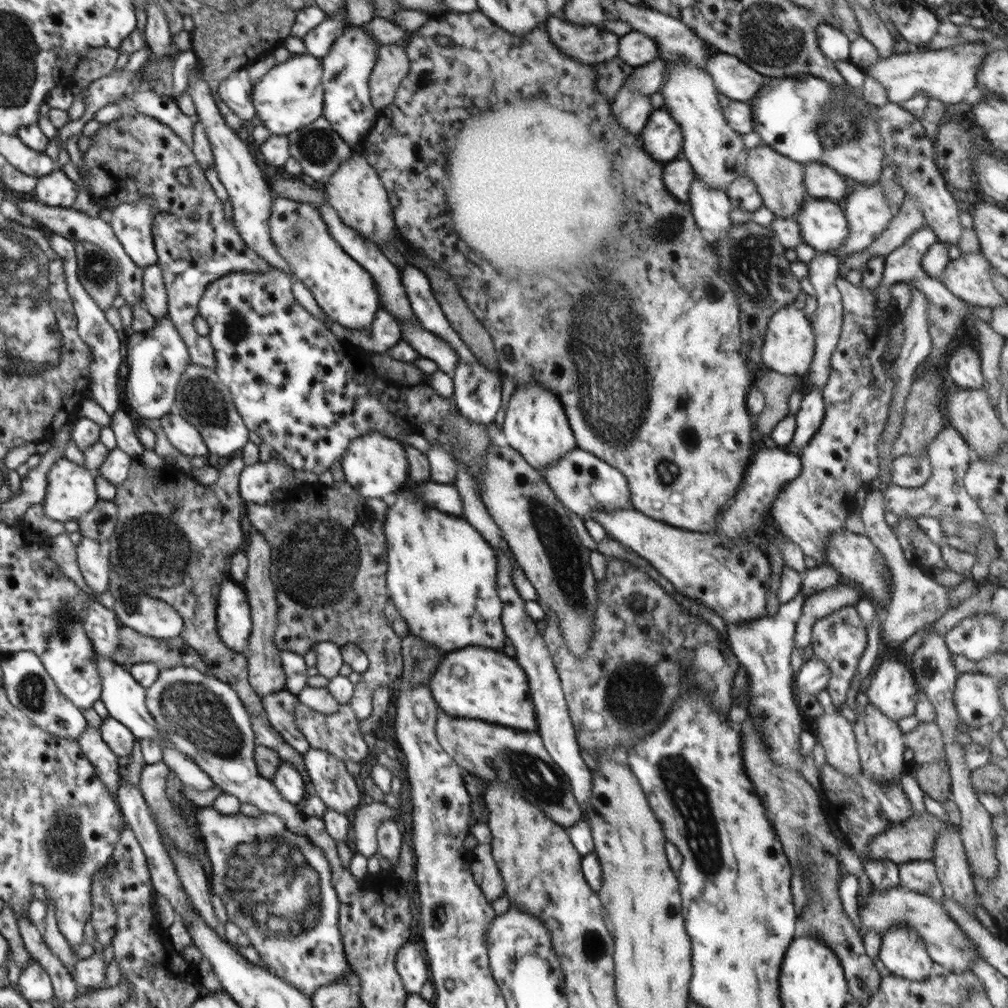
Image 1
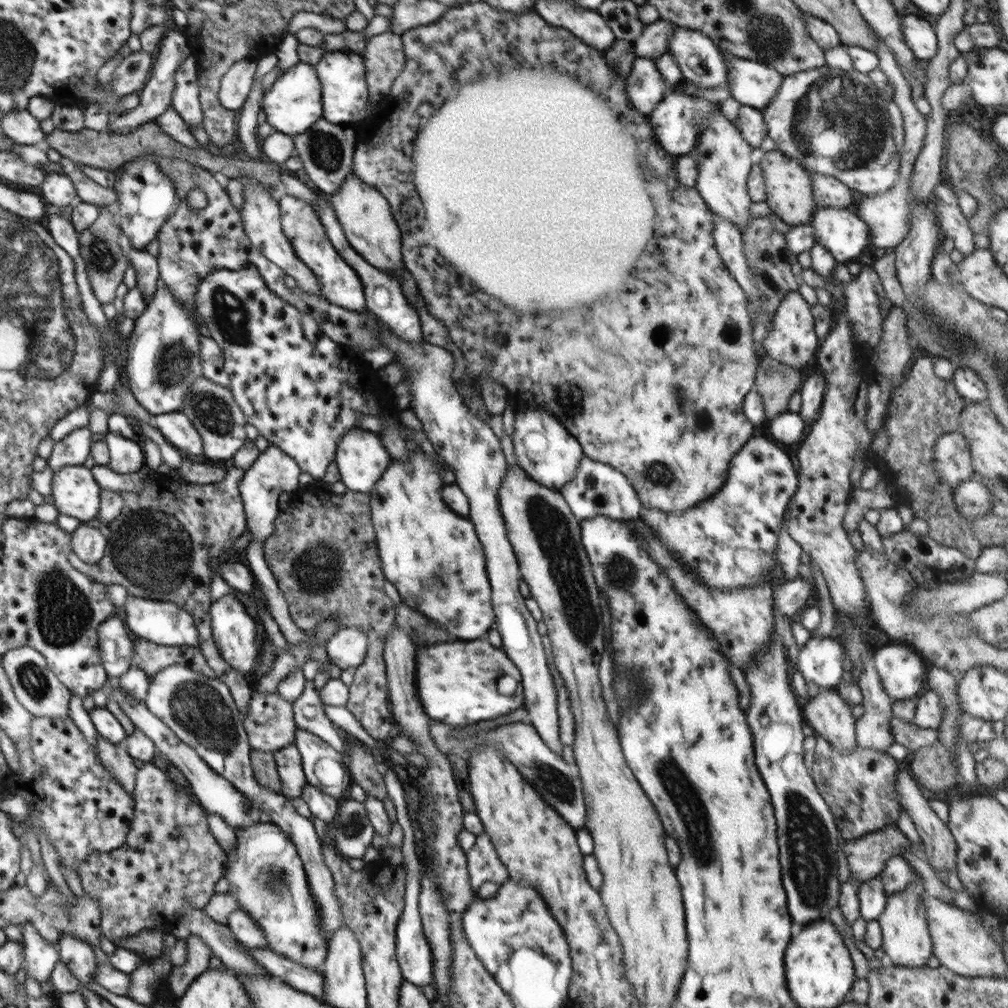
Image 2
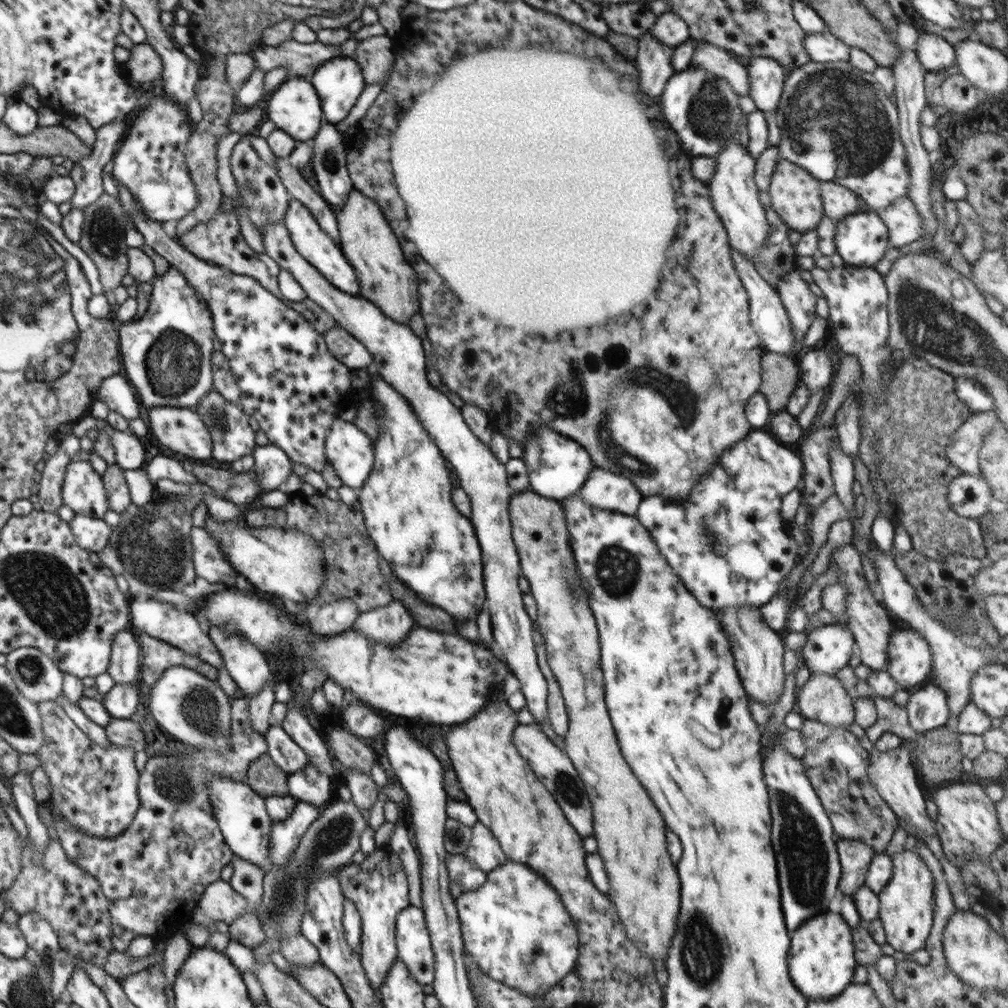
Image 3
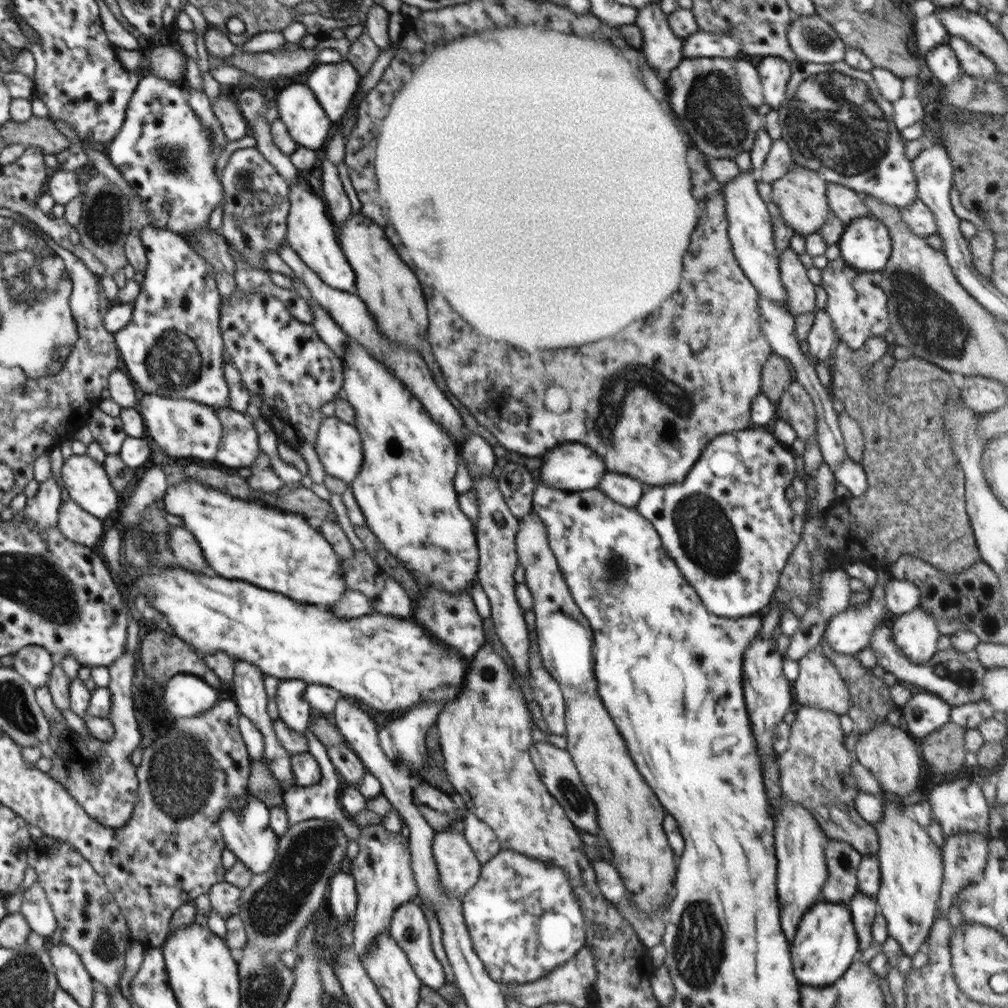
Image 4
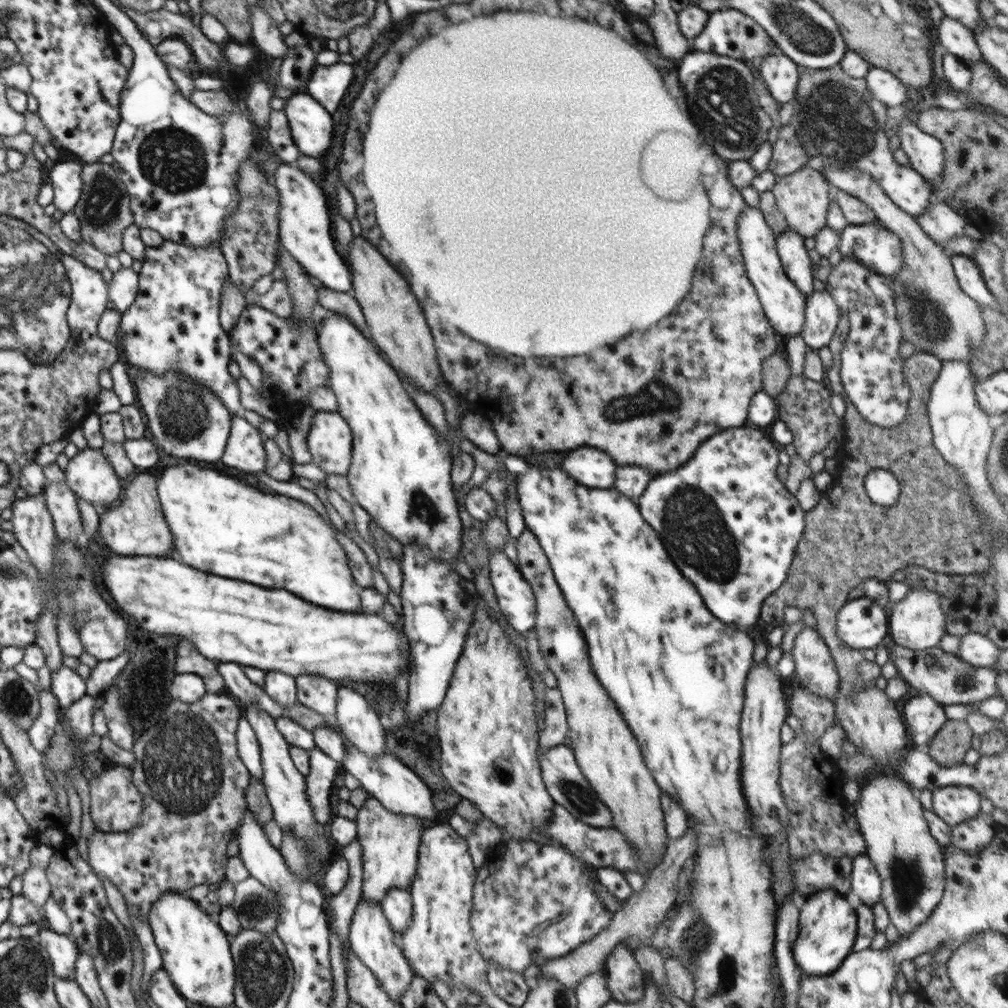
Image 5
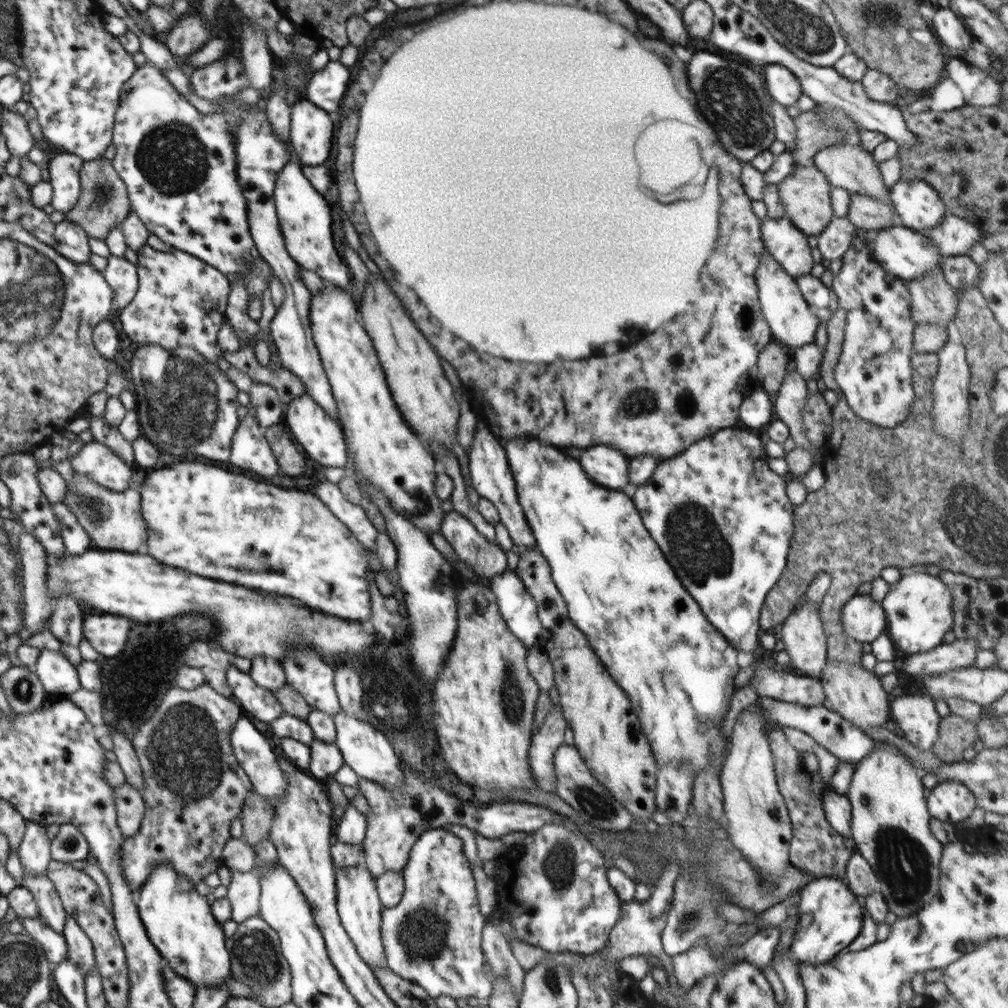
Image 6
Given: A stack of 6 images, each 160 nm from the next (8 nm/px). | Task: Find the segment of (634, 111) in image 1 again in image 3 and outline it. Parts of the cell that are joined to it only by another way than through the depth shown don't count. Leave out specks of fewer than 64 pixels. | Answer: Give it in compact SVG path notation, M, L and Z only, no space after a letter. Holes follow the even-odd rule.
M652 30L644 32L638 40L639 48L634 60L636 70L640 70L640 76L644 76L644 92L648 96L656 96L657 101L666 83L675 74L671 65L674 48L666 47L658 39L654 39Z

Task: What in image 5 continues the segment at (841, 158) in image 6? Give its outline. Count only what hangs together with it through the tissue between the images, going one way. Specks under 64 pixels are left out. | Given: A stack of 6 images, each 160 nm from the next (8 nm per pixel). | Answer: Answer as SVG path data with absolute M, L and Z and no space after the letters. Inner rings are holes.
M831 166L823 168L822 172L830 185L865 202L875 212L876 220L900 239L903 265L900 271L890 277L896 295L897 321L901 326L903 340L912 342L919 352L933 354L941 361L961 360L968 363L973 350L983 343L986 327L982 306L960 288L950 255L922 230L913 216L894 204L868 174Z

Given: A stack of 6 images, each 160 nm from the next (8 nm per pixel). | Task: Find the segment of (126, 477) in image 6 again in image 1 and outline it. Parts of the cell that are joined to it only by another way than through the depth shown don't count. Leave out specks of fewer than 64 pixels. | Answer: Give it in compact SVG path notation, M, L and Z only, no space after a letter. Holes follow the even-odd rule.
M65 456L50 466L46 473L46 496L42 503L46 519L66 523L76 521L94 509L99 497L95 488L95 474L85 466L78 465Z

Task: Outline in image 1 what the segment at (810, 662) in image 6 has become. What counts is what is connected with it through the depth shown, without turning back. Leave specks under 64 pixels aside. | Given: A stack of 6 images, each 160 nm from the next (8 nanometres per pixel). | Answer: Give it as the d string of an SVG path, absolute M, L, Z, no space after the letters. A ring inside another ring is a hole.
M835 708L814 717L817 740L825 750L826 762L842 775L856 776L861 770L861 759L853 731L853 723L836 712Z

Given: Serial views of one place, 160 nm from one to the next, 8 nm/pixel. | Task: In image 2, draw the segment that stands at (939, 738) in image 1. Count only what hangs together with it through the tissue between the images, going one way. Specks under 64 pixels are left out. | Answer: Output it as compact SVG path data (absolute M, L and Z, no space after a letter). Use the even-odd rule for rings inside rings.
M897 716L891 719L891 729L895 742L906 746L911 752L920 750L924 746L930 746L938 739L937 729L920 728L912 721L908 722Z

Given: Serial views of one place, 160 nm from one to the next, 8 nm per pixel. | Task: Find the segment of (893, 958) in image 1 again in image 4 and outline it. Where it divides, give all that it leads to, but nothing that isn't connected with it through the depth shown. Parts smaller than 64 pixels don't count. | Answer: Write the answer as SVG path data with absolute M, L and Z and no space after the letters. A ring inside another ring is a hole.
M886 794L885 801L882 801L882 821L874 825L879 836L876 856L881 870L881 885L875 901L878 911L886 919L888 934L900 944L904 954L912 958L929 937L935 921L944 862L940 848L927 833L926 825L920 824L914 817L913 808L903 801L907 808L900 811L892 805L892 801L902 803L902 800Z

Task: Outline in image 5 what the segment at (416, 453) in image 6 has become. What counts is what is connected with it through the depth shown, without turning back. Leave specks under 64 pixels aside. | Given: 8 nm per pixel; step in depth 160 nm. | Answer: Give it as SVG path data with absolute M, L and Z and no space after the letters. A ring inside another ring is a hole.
M329 312L316 331L330 369L329 387L338 401L337 412L352 431L352 462L347 479L356 503L398 543L428 548L434 559L454 569L454 563L463 559L462 522L451 485L450 451L456 442L466 438L466 443L499 454L502 449L490 422L467 412L461 423L450 427L443 437L424 418L393 366L348 317Z

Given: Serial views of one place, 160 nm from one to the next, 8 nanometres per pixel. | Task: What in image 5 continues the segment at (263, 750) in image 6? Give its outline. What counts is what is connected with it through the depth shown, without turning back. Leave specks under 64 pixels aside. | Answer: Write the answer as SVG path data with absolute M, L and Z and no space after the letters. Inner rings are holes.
M242 716L238 721L235 735L239 757L246 765L250 776L256 780L262 780L264 772L261 765L261 748L252 725L246 720L245 716Z

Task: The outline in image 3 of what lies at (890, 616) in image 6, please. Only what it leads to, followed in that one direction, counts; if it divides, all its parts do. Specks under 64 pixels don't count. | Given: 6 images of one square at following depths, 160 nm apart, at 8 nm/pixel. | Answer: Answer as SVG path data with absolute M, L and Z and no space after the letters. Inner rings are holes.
M902 626L890 636L885 671L902 689L918 686L930 677L933 656L926 639L910 626Z

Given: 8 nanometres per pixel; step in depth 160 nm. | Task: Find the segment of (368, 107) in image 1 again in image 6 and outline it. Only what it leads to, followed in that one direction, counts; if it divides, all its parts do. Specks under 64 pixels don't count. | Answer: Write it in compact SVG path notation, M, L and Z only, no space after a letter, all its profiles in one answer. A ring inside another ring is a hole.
M330 61L322 70L308 77L306 98L336 116L340 100L348 89L350 76L347 66L340 61Z

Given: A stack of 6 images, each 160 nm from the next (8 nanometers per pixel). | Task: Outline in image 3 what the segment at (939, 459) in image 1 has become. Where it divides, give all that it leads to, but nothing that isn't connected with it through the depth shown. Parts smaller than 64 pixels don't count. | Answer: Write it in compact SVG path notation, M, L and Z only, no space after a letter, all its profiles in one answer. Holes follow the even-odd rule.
M994 410L968 416L953 432L953 437L946 447L951 463L961 472L979 474L978 452L982 440L987 432L998 426L1001 426L1001 422Z

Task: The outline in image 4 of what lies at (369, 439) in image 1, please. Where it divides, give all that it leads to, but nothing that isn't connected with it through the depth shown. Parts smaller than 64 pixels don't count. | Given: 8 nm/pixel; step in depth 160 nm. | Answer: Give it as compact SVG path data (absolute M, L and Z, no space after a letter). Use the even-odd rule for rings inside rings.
M324 416L317 434L315 451L328 476L339 478L350 486L364 460L362 443L360 433L354 425L342 421L336 416Z

